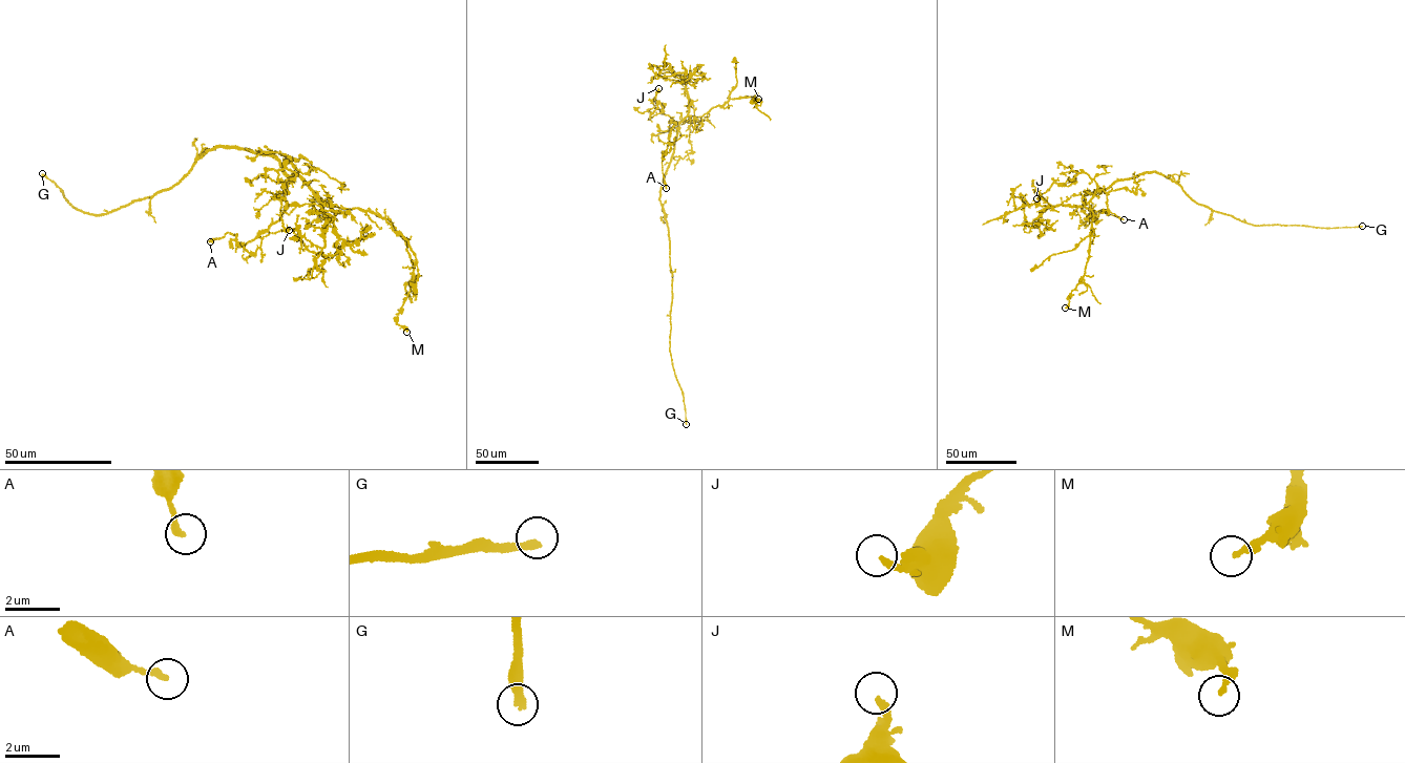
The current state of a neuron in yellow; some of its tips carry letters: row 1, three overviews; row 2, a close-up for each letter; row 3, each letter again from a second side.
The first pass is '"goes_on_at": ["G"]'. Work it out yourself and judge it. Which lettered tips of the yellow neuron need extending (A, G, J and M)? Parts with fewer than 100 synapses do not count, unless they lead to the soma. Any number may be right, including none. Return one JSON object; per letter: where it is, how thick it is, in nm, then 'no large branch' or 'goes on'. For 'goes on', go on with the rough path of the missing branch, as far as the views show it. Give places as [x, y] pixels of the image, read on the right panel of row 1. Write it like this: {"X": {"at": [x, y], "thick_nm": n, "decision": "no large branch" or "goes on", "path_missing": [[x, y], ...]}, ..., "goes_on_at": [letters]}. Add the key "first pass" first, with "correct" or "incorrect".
{"first pass": "correct", "A": {"at": [1124, 219], "thick_nm": 240, "decision": "no large branch"}, "G": {"at": [1362, 226], "thick_nm": 300, "decision": "goes on"}, "J": {"at": [1036, 198], "thick_nm": 240, "decision": "no large branch"}, "M": {"at": [1065, 308], "thick_nm": 240, "decision": "no large branch"}, "goes_on_at": ["G"]}

